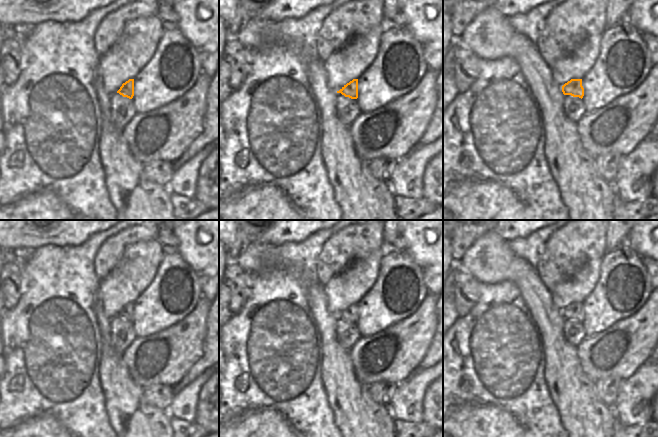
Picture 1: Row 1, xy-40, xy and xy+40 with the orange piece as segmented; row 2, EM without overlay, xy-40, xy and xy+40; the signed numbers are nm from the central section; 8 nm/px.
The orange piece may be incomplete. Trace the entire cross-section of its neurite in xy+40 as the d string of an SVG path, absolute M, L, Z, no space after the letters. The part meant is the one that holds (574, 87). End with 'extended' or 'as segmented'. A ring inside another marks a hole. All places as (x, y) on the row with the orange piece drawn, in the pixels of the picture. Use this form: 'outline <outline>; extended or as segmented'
outline M571 79L562 86L562 92L564 95L571 95L582 99L584 96L582 79Z; as segmented

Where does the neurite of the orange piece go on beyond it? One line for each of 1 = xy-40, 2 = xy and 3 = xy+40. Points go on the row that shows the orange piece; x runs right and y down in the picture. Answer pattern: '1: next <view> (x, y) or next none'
1: next none
2: next none
3: next none

